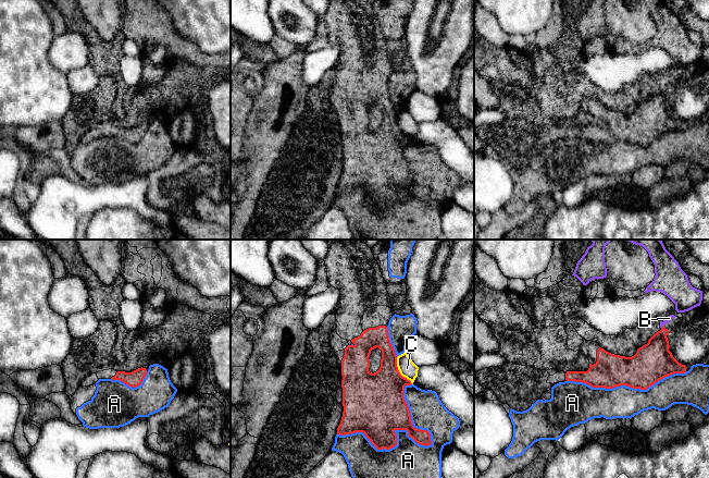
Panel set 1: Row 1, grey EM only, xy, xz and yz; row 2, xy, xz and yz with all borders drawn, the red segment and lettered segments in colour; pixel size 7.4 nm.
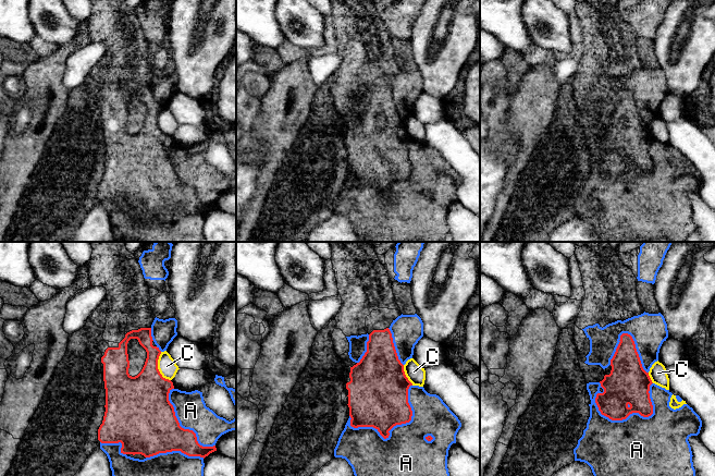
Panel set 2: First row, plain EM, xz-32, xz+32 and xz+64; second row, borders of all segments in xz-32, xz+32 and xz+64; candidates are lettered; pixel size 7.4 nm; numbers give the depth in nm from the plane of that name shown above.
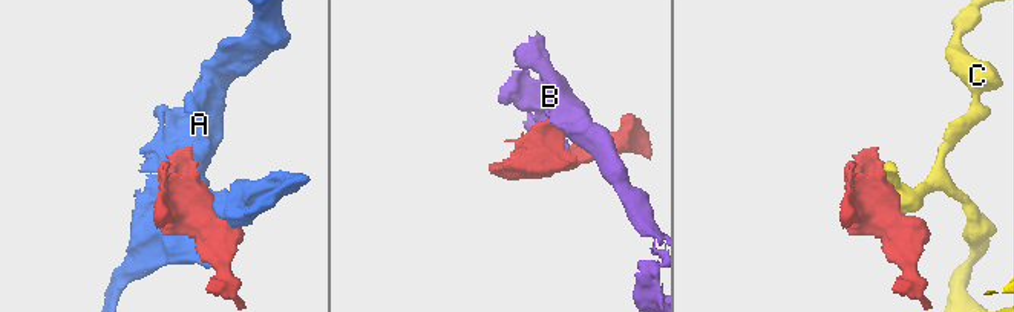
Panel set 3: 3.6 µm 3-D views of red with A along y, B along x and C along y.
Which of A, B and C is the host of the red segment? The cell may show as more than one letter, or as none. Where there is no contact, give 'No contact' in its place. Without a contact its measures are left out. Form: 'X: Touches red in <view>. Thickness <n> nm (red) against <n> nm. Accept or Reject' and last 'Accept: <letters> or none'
A: Touches red in xz. Thickness 320 nm (red) against 480 nm. Reject
B: Touches red in yz. Thickness 240 nm (red) against 50 nm. Reject
C: Touches red in xz. Thickness 380 nm (red) against 130 nm. Reject
Accept: none

